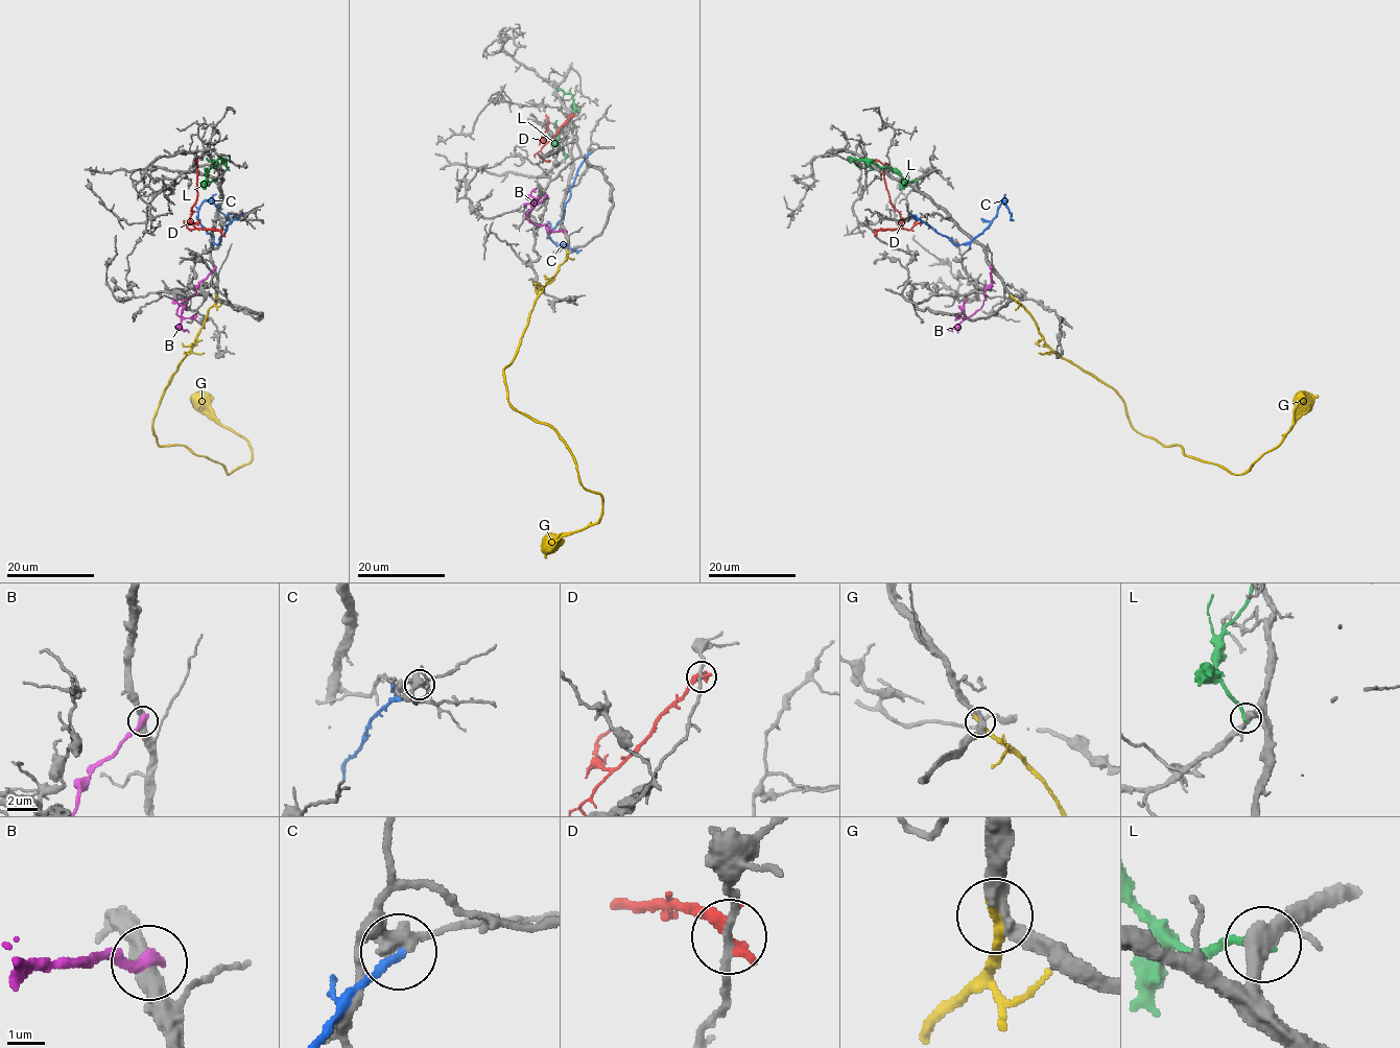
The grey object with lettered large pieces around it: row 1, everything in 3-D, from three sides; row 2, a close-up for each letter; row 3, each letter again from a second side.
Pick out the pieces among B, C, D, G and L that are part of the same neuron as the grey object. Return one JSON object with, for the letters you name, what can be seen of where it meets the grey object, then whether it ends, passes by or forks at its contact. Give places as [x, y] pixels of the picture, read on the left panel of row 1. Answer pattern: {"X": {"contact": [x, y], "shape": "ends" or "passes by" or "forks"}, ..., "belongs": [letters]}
{"G": {"contact": [216, 296], "shape": "ends"}, "belongs": ["G"]}

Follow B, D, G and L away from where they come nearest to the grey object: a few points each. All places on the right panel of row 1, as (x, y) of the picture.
B: (991, 268), (991, 284), (983, 304), (966, 316), (964, 303), (967, 299)
D: (876, 233), (879, 230), (901, 229), (902, 221), (888, 197), (884, 166), (875, 160)
G: (1012, 296), (1061, 357), (1117, 394), (1139, 433), (1234, 474), (1279, 444), (1318, 395)
L: (917, 181), (907, 182), (886, 167), (854, 159), (850, 162), (847, 158)

